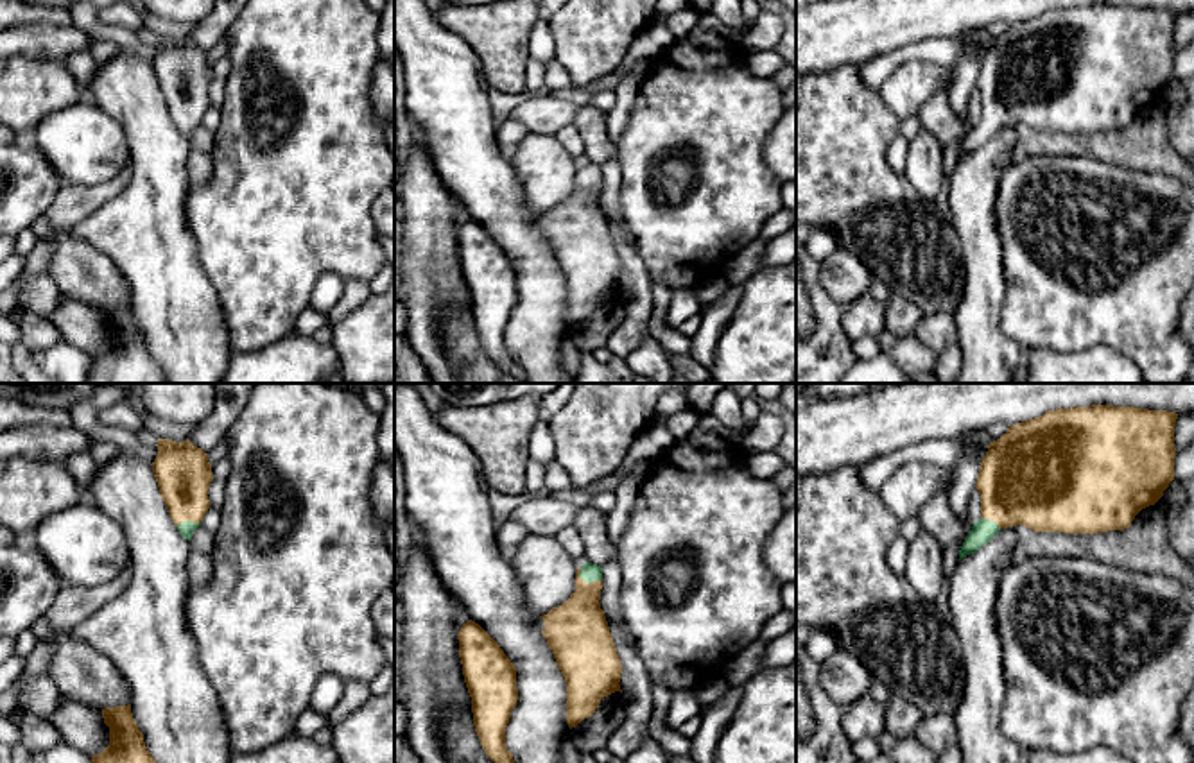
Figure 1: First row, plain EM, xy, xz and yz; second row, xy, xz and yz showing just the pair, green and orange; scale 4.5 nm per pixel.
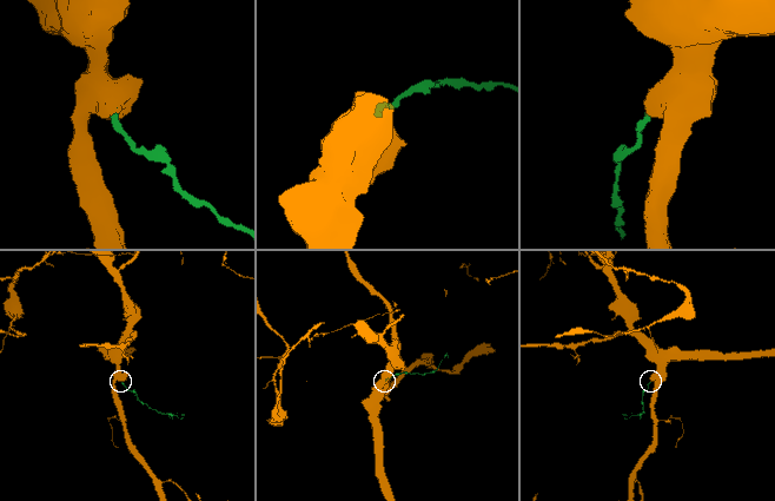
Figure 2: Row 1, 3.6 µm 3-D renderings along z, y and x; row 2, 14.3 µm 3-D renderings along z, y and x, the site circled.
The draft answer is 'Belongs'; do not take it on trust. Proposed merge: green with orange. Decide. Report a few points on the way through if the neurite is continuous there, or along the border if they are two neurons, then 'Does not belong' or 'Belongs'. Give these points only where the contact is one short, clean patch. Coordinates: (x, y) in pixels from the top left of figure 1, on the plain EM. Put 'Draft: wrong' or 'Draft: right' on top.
Draft: right
Path across: xz (590, 171), (588, 181), (578, 233). Belongs

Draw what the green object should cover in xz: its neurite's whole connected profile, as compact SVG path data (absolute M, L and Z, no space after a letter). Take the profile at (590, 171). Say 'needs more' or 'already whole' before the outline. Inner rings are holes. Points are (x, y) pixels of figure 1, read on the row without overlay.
needs more | M586 161L575 170L575 190L550 208L541 229L567 281L567 322L592 315L601 299L620 290L622 263L601 208L602 167Z

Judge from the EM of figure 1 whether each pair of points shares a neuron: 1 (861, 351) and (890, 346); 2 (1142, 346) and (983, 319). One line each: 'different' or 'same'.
1: different
2: different

